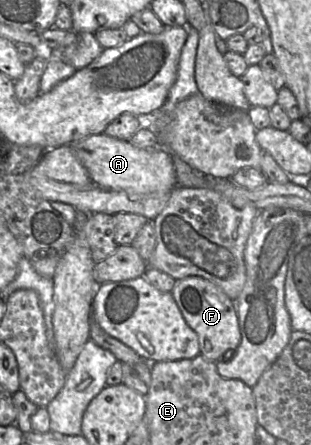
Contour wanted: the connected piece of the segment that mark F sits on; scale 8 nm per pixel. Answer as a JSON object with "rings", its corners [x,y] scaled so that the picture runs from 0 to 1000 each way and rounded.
{"rings":[[[605,620],[566,629],[550,654],[595,721],[633,748],[643,798],[698,813],[717,809],[723,789],[759,787],[775,766],[759,679],[698,640],[643,620]]]}

